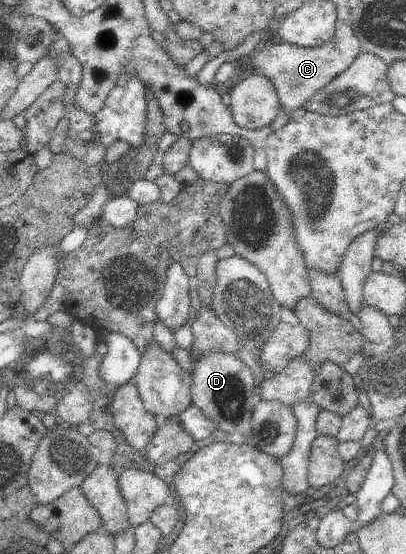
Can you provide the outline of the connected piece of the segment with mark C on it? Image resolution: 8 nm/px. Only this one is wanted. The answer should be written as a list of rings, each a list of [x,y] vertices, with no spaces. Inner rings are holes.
[[[339,23],[333,37],[321,47],[301,47],[274,40],[263,49],[256,48],[234,62],[238,67],[236,70],[240,70],[239,67],[246,64],[252,68],[252,74],[268,77],[277,90],[282,115],[285,114],[292,120],[302,114],[303,107],[307,106],[307,102],[314,93],[326,88],[354,62],[361,52],[361,42],[354,36],[351,23]]]

